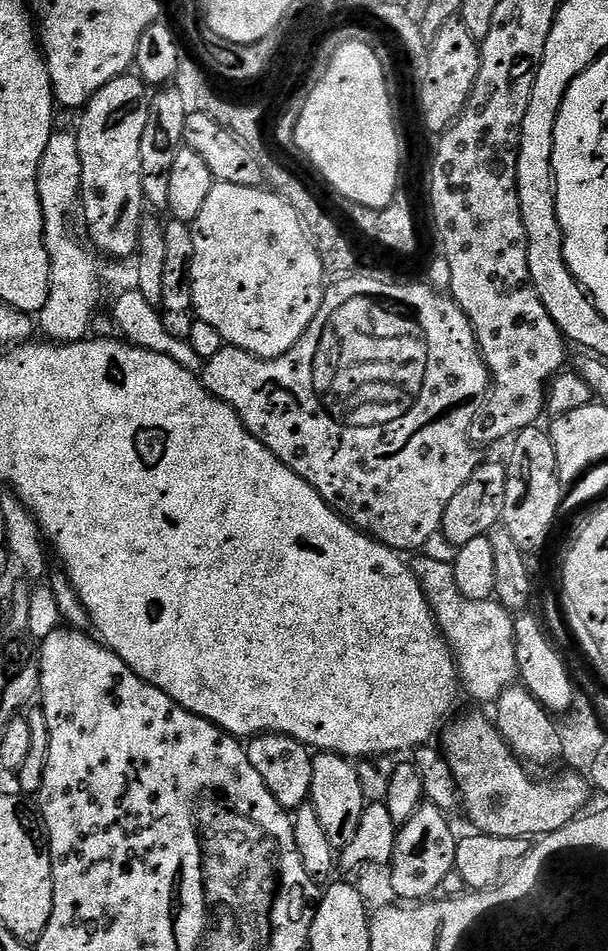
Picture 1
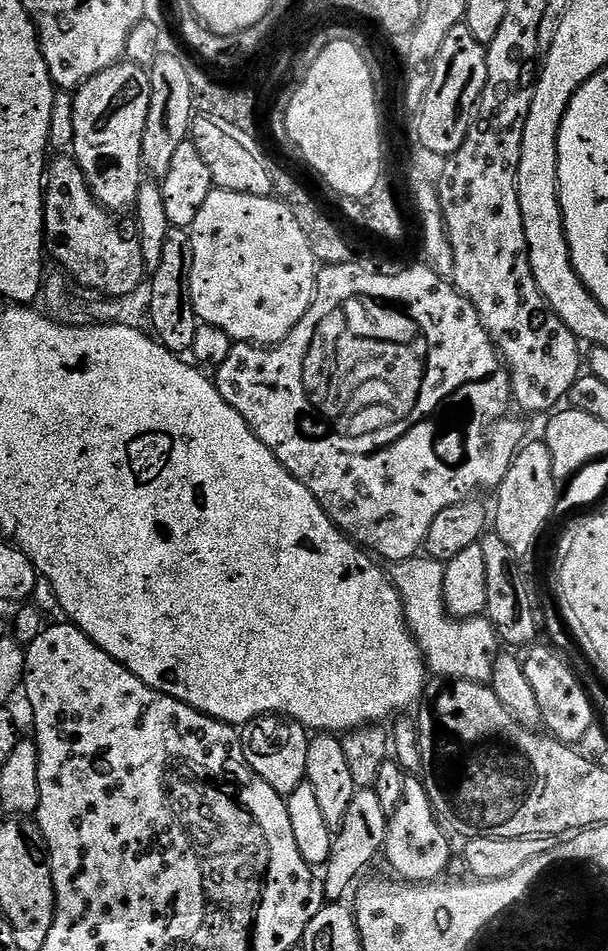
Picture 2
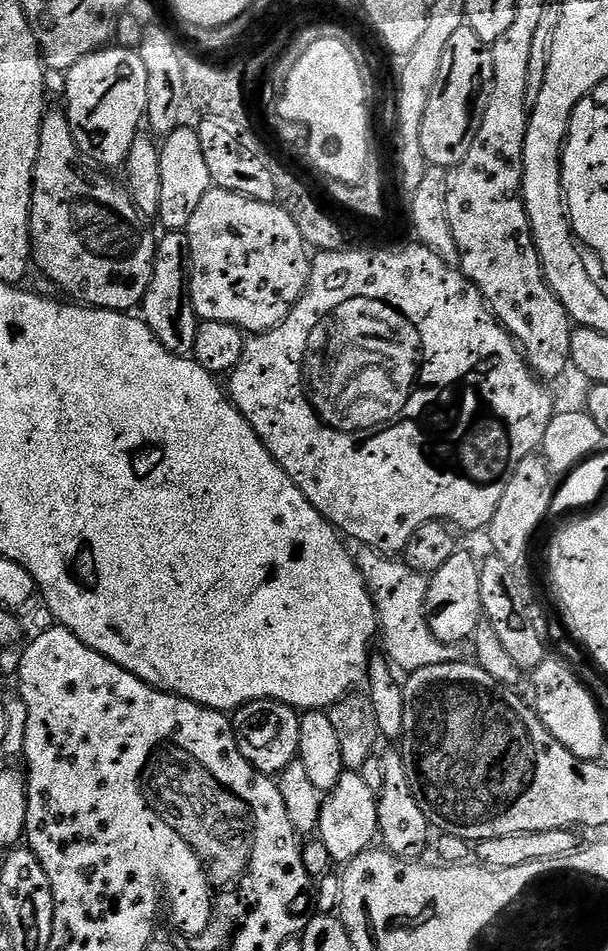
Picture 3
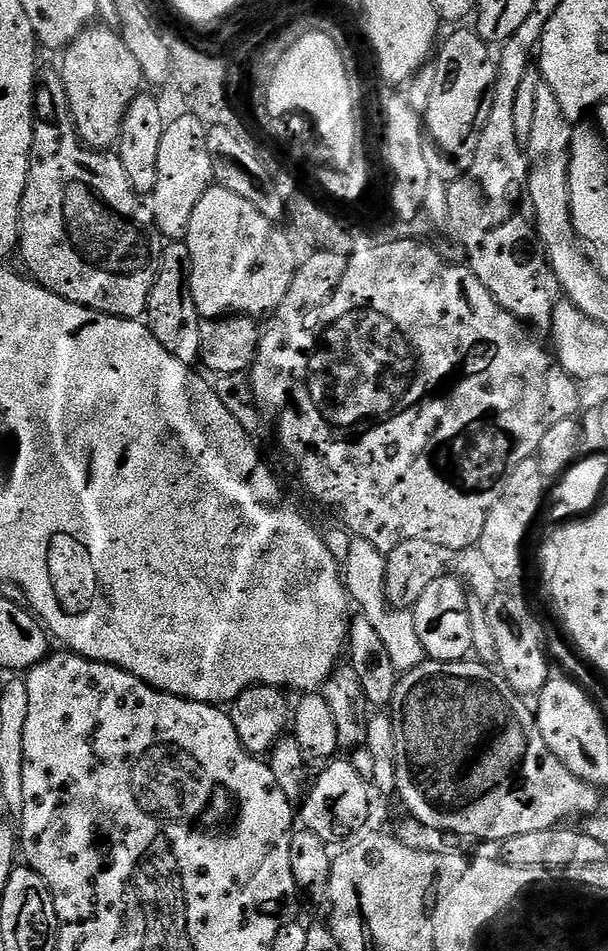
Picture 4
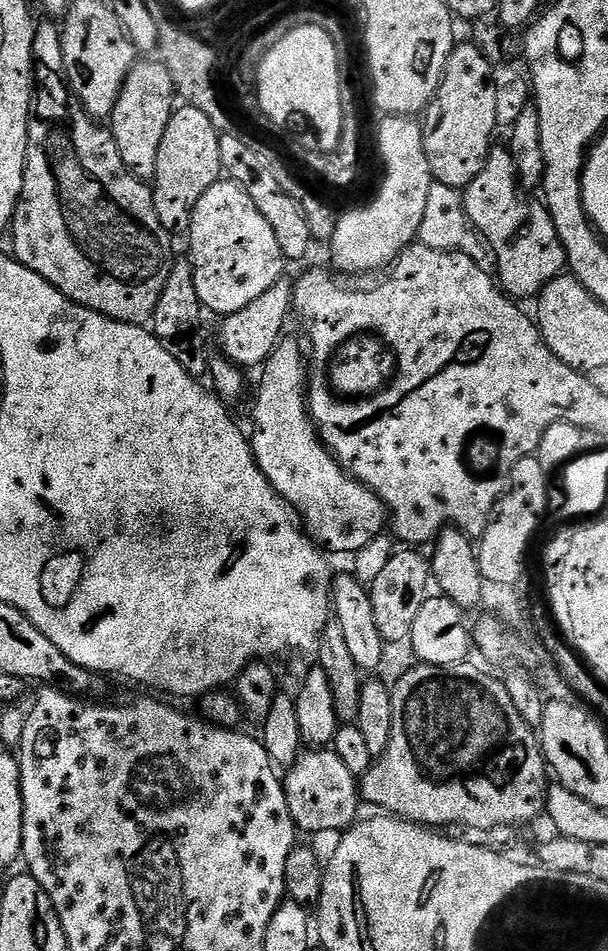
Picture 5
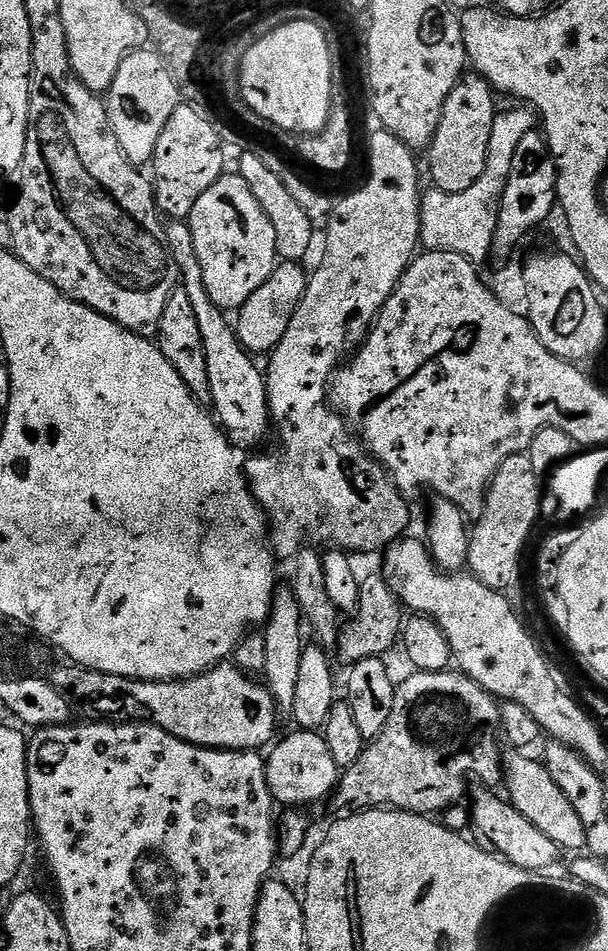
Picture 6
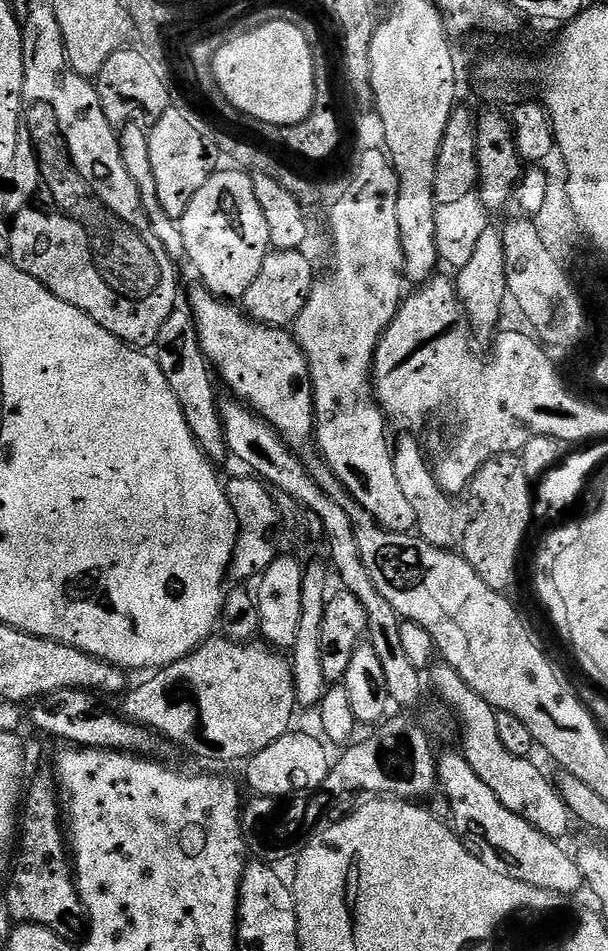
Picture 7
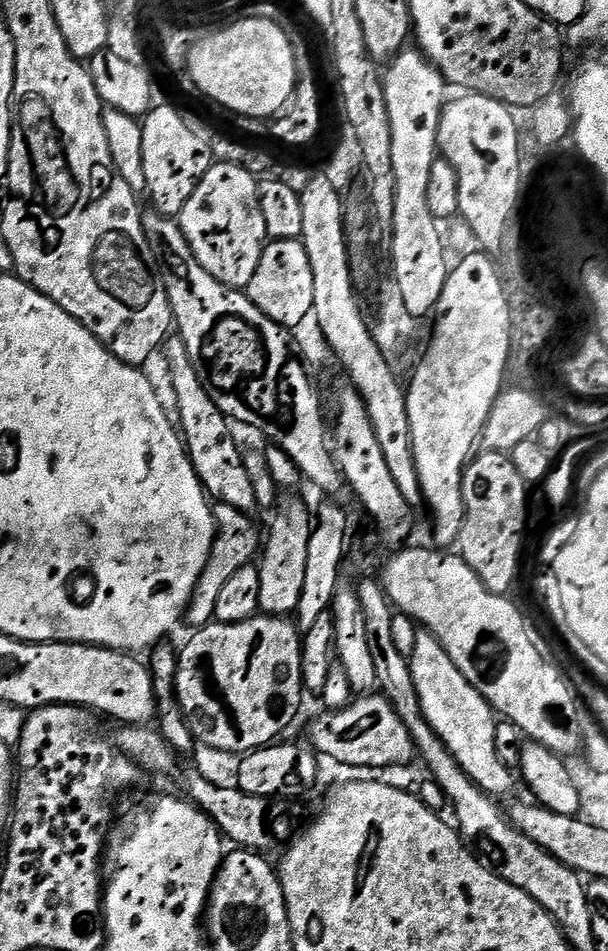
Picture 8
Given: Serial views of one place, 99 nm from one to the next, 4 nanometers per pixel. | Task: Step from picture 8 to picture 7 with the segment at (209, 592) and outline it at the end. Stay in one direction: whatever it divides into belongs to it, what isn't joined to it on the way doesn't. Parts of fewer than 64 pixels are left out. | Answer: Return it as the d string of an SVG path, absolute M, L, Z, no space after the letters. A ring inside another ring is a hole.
M243 474L225 485L225 492L231 508L236 513L239 524L238 542L232 555L232 565L228 567L229 579L234 582L257 579L276 559L279 550L276 544L277 526L279 525L273 493L257 477Z

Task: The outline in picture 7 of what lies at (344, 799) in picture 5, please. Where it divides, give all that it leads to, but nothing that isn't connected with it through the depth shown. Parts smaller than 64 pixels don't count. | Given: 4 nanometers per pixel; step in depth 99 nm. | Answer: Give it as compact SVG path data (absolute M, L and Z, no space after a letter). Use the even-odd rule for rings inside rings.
M289 730L285 736L278 738L273 744L266 746L266 750L254 754L247 761L248 784L255 795L281 798L280 796L292 796L295 792L323 789L330 767L330 756L328 760L328 752L324 749L325 741L315 740L304 732L296 731Z

